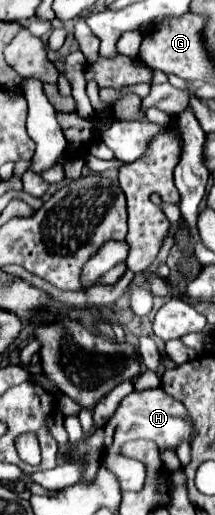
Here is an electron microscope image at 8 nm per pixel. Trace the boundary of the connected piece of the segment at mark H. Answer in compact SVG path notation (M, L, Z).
M161 388L131 392L129 396L125 396L121 400L117 412L105 424L105 462L119 476L122 493L128 490L137 490L145 482L145 464L121 454L121 446L127 440L137 440L137 438L153 440L153 442L157 442L159 448L165 448L165 446L175 448L181 438L191 440L191 422L189 422L187 410L183 408L181 402L167 396Z

